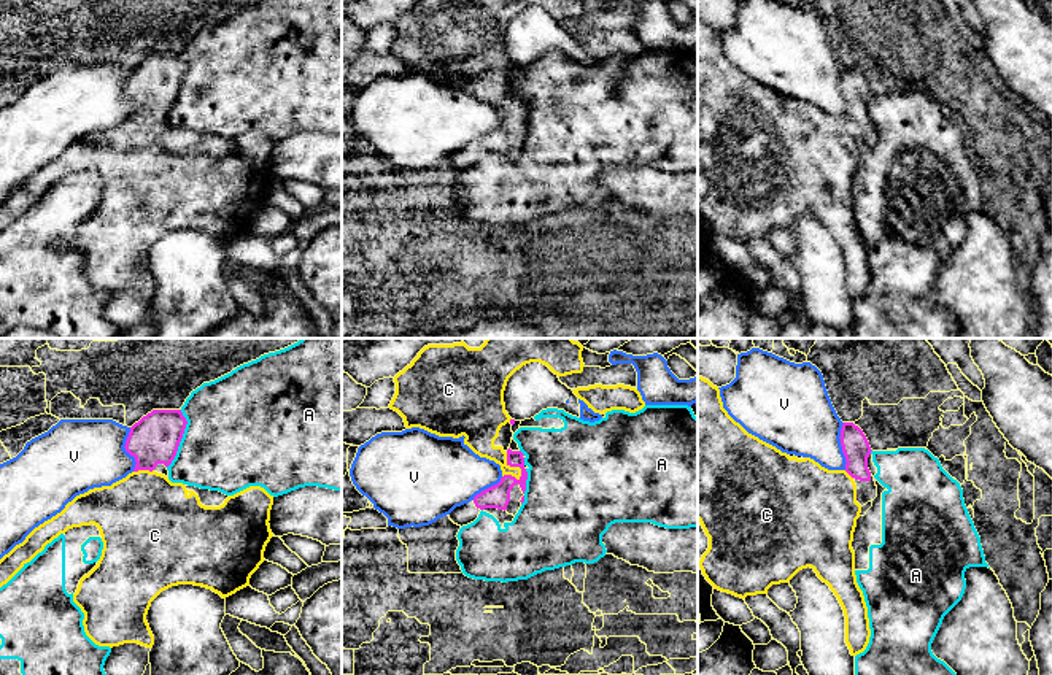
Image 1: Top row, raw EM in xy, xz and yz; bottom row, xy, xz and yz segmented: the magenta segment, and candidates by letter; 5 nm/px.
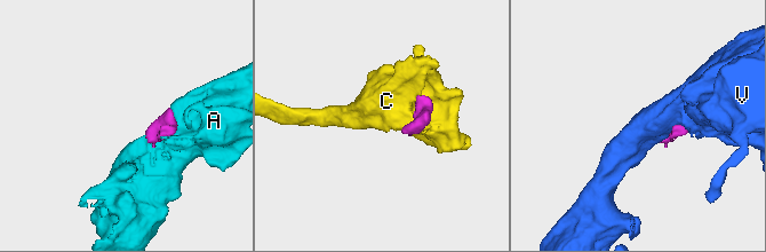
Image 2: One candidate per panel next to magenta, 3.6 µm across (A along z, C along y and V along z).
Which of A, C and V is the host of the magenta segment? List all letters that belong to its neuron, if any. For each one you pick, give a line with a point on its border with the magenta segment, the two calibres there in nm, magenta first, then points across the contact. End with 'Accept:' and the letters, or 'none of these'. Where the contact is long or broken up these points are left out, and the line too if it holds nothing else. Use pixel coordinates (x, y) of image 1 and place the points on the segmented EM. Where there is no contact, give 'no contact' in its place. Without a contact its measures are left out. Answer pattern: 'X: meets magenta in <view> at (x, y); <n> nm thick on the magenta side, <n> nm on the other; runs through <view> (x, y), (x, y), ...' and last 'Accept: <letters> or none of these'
C: meets magenta in xz at (515, 466); 120 nm thick on the magenta side, 170 nm on the other
Accept: C

